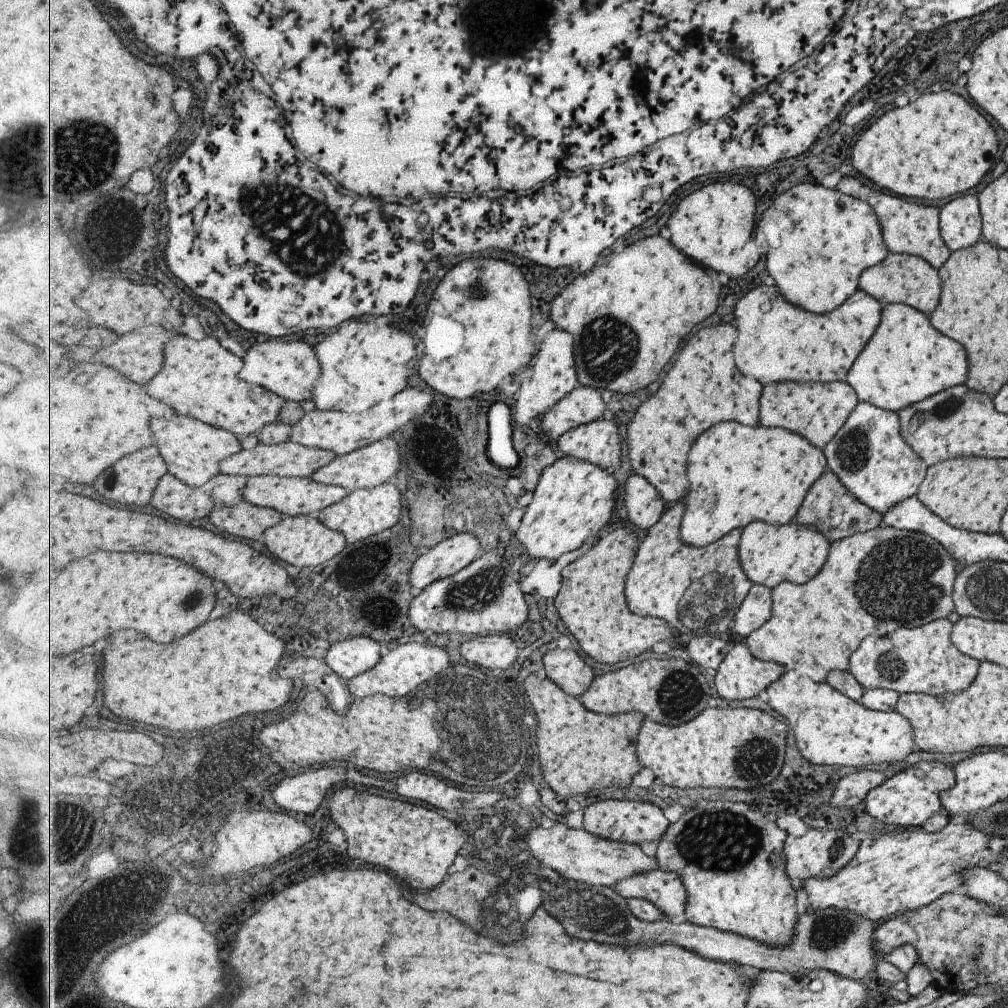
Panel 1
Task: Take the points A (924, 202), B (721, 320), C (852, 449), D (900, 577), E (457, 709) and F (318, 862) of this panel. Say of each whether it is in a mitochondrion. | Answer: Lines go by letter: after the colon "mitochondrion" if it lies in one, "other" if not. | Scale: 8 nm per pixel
A: other
B: other
C: mitochondrion
D: mitochondrion
E: mitochondrion
F: other

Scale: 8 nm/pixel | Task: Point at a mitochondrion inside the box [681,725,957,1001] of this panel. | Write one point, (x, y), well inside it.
(828, 932)

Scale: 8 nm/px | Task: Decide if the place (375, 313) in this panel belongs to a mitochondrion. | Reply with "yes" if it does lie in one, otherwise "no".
no

